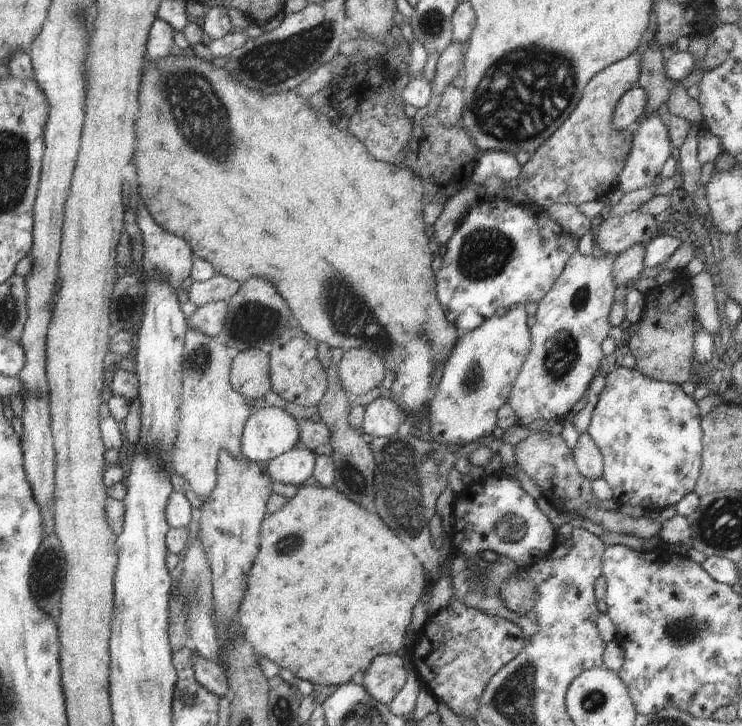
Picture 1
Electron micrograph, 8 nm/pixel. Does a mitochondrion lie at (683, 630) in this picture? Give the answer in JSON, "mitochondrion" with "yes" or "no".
{"mitochondrion":"yes"}

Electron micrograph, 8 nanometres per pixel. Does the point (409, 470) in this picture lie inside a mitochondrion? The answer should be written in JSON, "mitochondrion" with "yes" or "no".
{"mitochondrion":"yes"}

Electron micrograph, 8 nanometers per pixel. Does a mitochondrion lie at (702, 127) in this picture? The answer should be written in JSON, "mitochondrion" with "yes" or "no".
{"mitochondrion":"no"}

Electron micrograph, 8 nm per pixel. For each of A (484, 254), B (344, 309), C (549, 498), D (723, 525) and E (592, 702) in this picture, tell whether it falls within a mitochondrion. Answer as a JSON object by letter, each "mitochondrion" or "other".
{"A":"mitochondrion","B":"mitochondrion","C":"other","D":"mitochondrion","E":"mitochondrion"}

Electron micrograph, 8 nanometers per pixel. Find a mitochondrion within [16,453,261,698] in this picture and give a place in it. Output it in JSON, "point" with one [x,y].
{"point":[48,569]}

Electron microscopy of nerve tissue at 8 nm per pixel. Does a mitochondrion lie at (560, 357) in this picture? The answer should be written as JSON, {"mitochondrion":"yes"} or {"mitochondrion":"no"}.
{"mitochondrion":"yes"}

